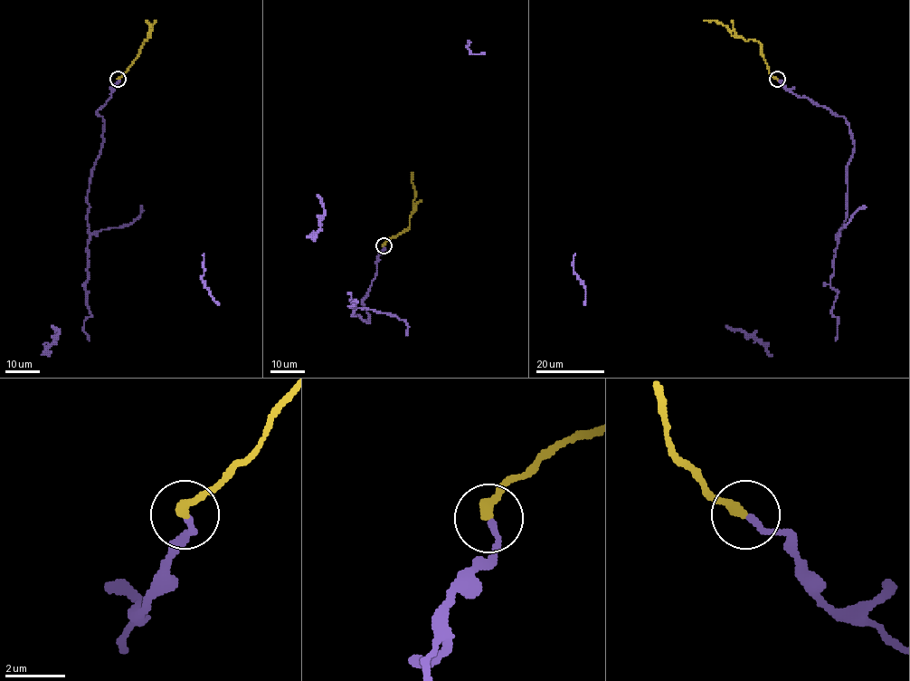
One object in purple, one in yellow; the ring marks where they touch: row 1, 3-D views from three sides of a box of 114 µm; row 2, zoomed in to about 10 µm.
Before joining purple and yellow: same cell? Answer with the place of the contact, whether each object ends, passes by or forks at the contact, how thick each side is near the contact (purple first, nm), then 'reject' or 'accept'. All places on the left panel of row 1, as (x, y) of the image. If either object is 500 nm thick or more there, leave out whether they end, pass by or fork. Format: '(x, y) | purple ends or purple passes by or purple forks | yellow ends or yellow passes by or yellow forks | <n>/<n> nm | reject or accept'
(118, 79) | purple ends | yellow ends | 190/320 nm | accept

